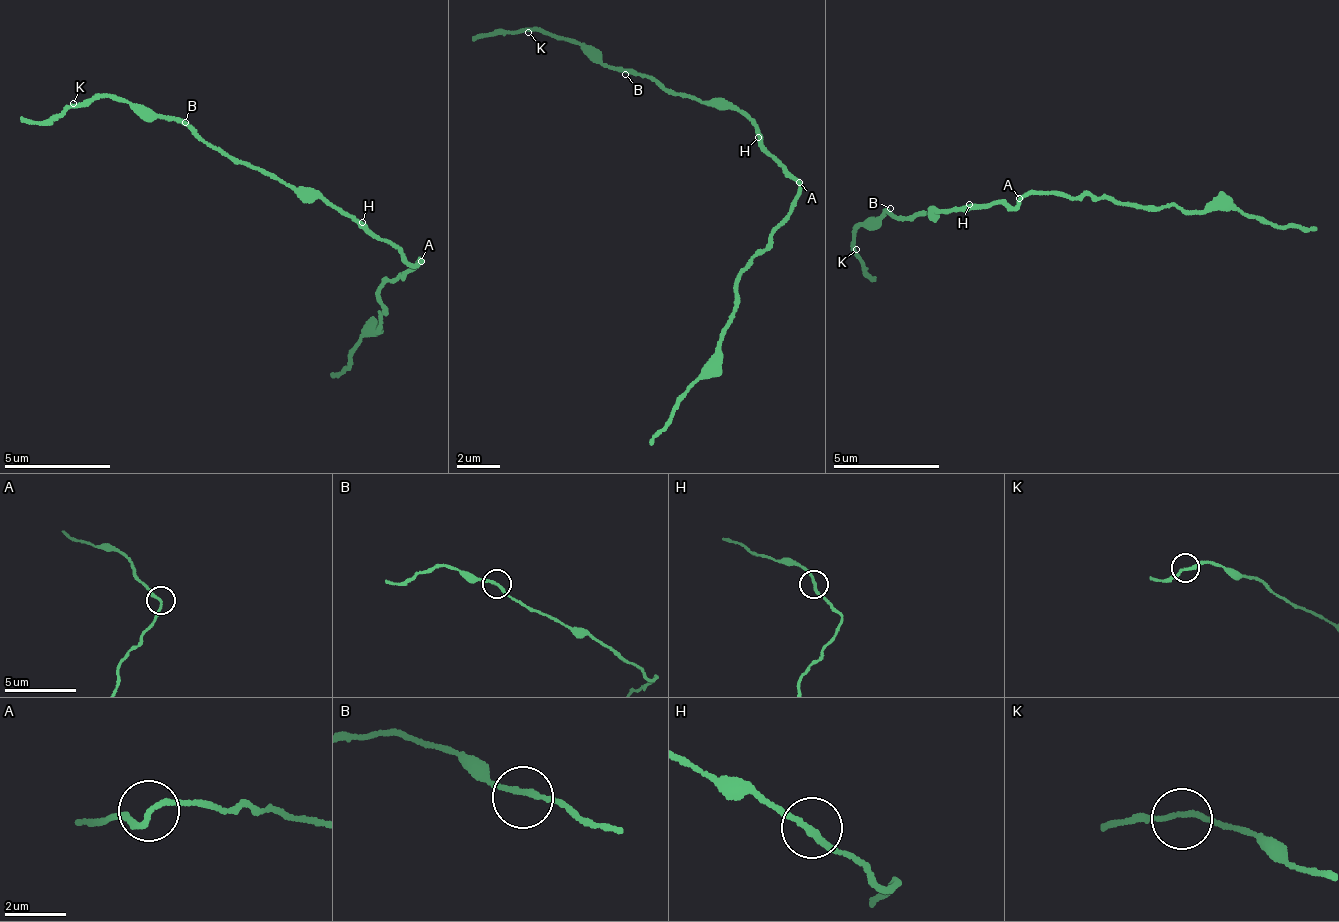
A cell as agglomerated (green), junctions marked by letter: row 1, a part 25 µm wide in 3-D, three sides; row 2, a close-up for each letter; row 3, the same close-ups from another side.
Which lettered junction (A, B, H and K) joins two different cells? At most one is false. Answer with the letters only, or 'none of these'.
A

